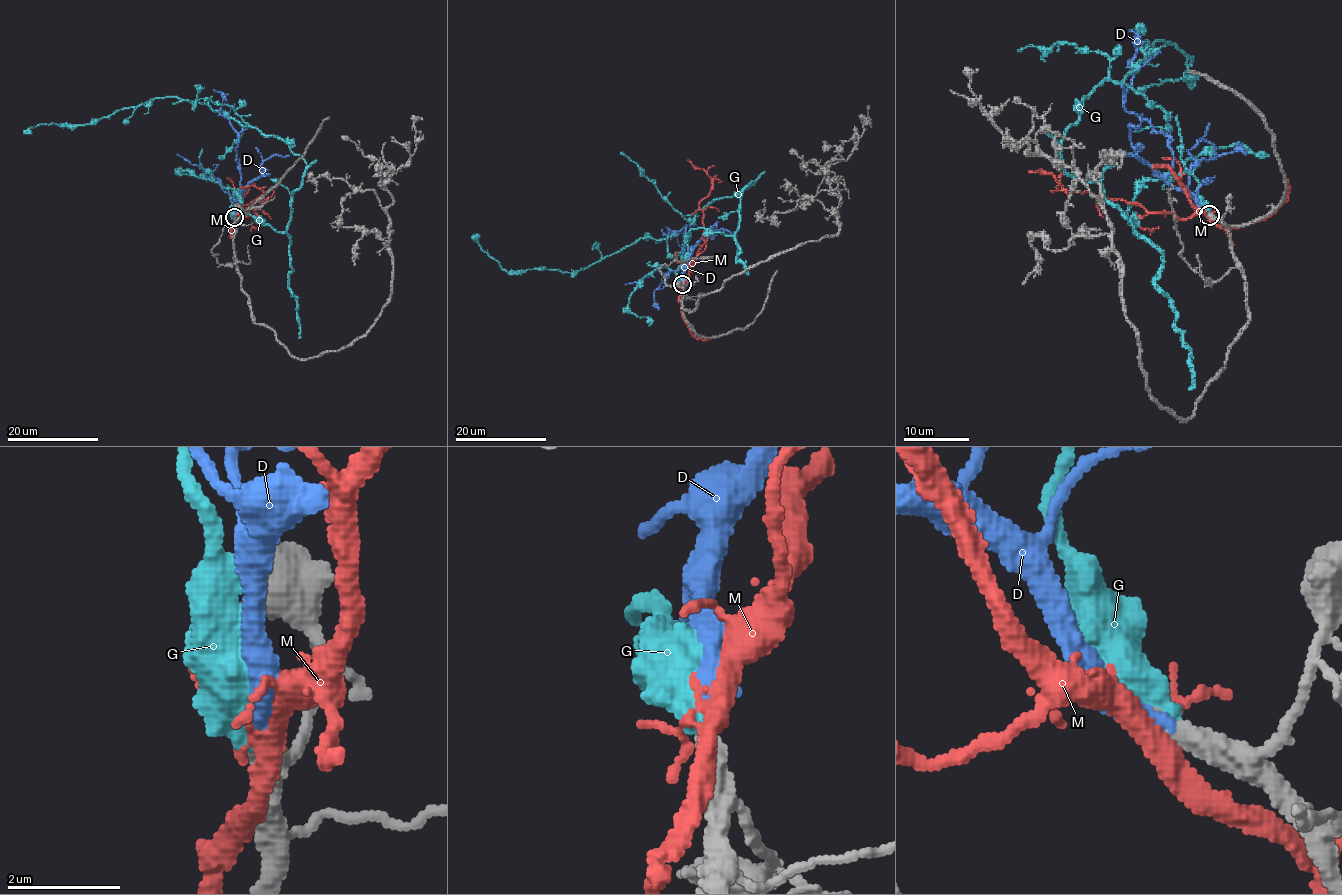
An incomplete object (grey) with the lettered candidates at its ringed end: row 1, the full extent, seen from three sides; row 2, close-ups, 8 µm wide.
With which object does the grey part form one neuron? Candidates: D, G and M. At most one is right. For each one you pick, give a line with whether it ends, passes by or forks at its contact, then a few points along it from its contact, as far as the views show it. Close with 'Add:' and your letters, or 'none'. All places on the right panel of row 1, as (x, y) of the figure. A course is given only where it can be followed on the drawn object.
D: It ends there. Its course: (1209, 215), (1167, 179), (1173, 164), (1170, 140), (1124, 107), (1137, 36), (1129, 29)
Add: D

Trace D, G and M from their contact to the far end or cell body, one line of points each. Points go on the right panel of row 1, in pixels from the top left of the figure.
D: (1209, 215), (1167, 179), (1173, 164), (1170, 140), (1124, 107), (1137, 36), (1129, 29)
G: (1211, 215), (1163, 174), (1137, 235), (1065, 171), (1085, 97), (1157, 41), (1191, 57), (1136, 94)
M: (1209, 217), (1198, 213), (1182, 218), (1147, 212), (1129, 202), (1065, 189), (1042, 169), (1029, 172)

